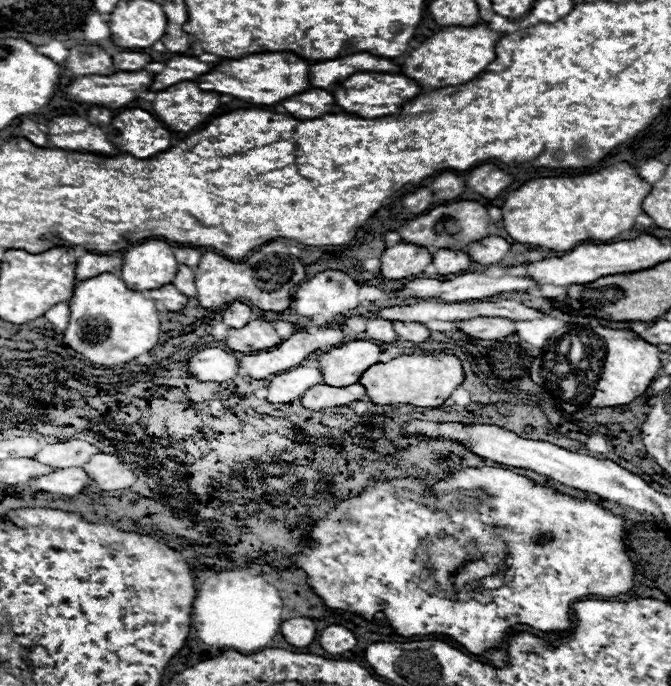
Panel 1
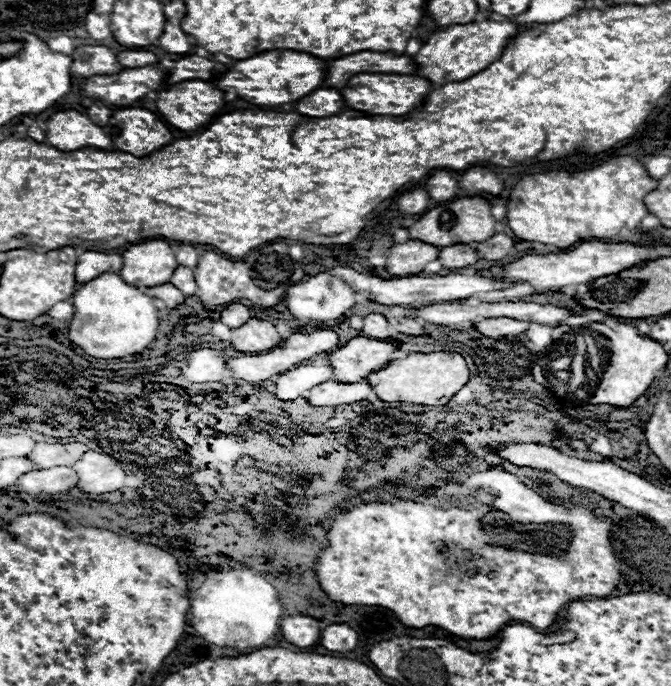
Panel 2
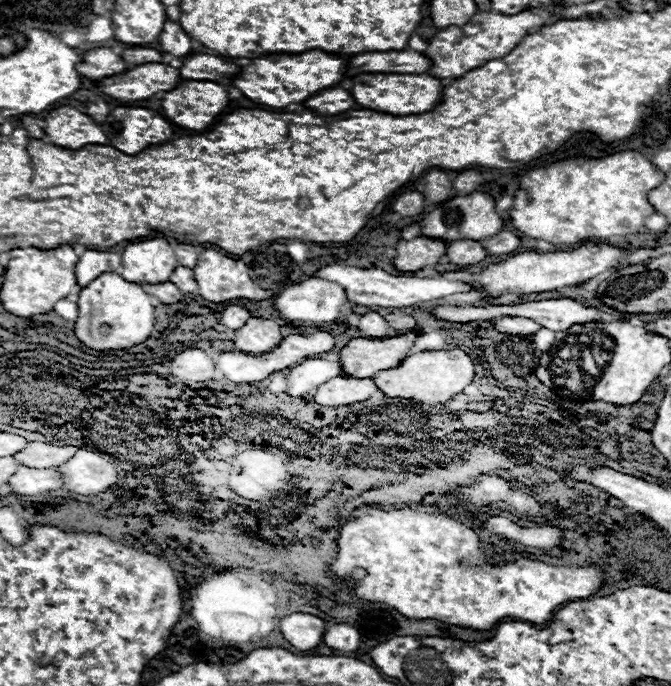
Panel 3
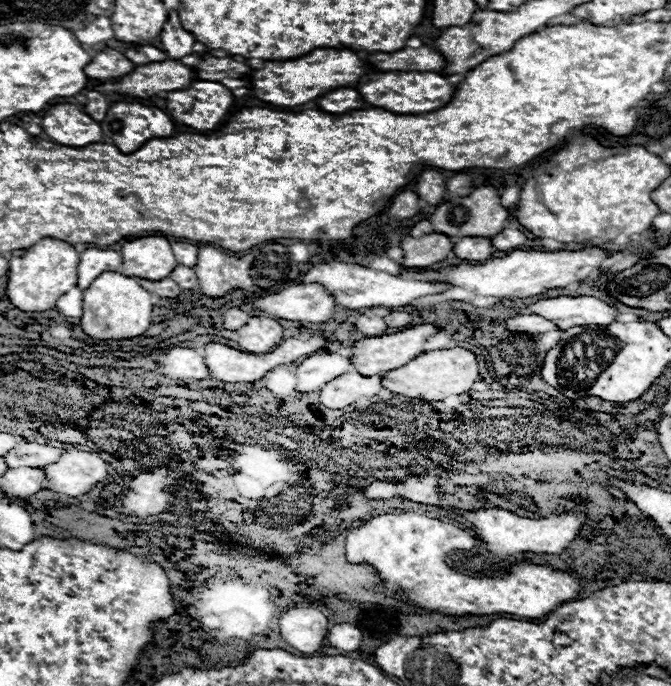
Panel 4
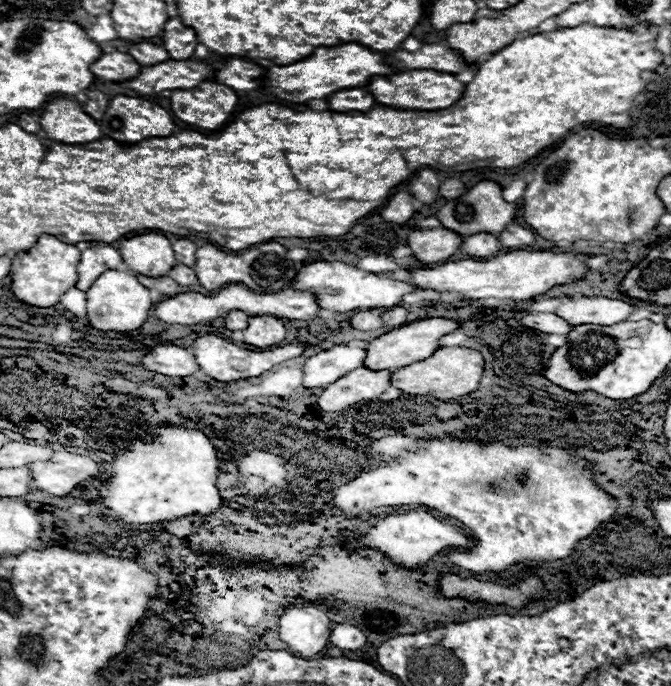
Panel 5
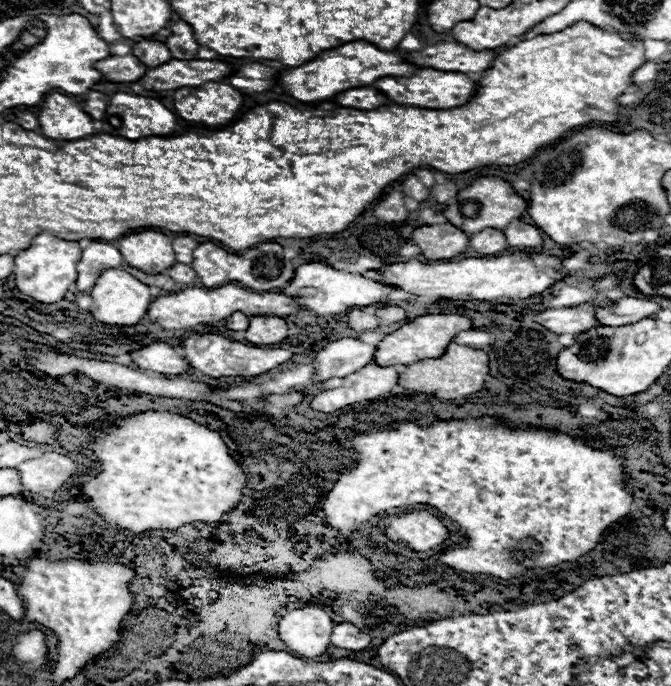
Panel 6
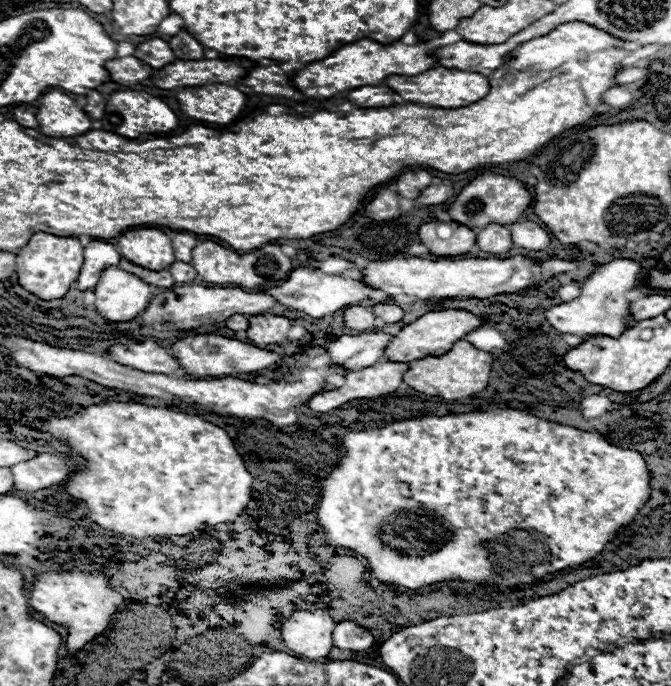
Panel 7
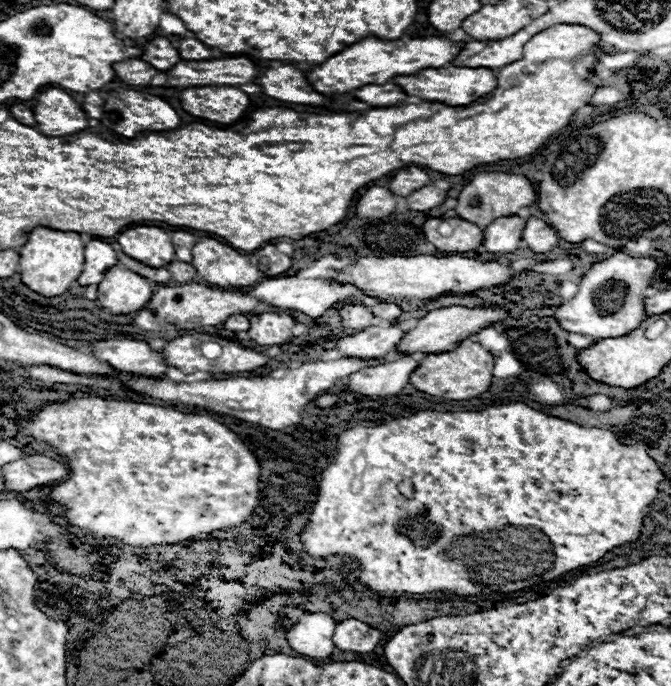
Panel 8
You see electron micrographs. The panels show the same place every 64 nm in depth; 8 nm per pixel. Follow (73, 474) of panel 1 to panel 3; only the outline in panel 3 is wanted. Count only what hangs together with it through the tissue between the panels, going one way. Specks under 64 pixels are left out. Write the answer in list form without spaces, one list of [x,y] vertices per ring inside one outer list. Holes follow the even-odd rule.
[[[22,466],[12,478],[10,488],[20,496],[36,496],[62,488],[62,476],[56,468],[28,468]]]

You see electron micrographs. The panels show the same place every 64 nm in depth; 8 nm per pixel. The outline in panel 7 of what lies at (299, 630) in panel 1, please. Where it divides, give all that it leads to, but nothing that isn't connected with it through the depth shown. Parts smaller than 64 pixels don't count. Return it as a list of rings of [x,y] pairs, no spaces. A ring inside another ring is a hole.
[[[296,610],[280,628],[282,632],[282,640],[286,642],[286,646],[290,650],[294,650],[296,654],[304,656],[304,658],[324,658],[328,656],[330,648],[332,648],[332,630],[334,630],[336,622],[328,616],[328,612],[324,610]]]

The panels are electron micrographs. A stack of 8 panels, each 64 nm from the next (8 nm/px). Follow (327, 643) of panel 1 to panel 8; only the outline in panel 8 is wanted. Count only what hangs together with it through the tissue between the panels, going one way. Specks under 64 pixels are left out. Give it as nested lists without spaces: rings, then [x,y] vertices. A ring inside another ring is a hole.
[[[348,618],[336,624],[334,646],[346,652],[372,652],[380,640],[380,632],[368,624]]]

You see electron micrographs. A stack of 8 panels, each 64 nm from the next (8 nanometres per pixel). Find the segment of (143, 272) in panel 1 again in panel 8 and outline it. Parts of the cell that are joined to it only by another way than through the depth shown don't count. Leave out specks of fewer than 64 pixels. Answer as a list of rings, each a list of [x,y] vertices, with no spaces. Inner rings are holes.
[[[158,226],[128,227],[118,234],[118,244],[126,256],[152,268],[162,268],[176,260],[170,233]]]

